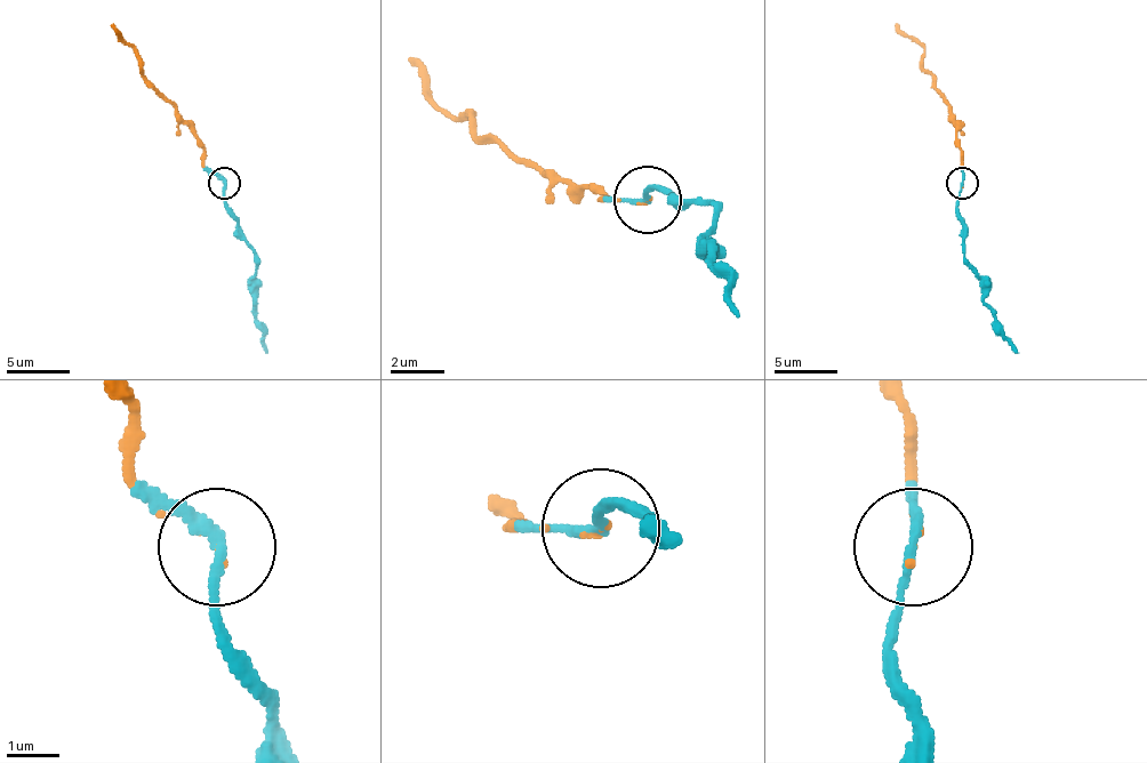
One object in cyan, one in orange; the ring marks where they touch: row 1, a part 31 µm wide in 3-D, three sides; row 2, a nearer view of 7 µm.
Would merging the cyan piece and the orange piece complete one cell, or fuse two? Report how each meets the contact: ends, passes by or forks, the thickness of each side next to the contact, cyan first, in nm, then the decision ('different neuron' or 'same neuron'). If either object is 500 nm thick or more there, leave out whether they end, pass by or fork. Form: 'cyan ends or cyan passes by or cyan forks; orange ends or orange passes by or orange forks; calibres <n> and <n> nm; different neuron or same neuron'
cyan passes by; orange ends; calibres 180 and 60 nm; same neuron

